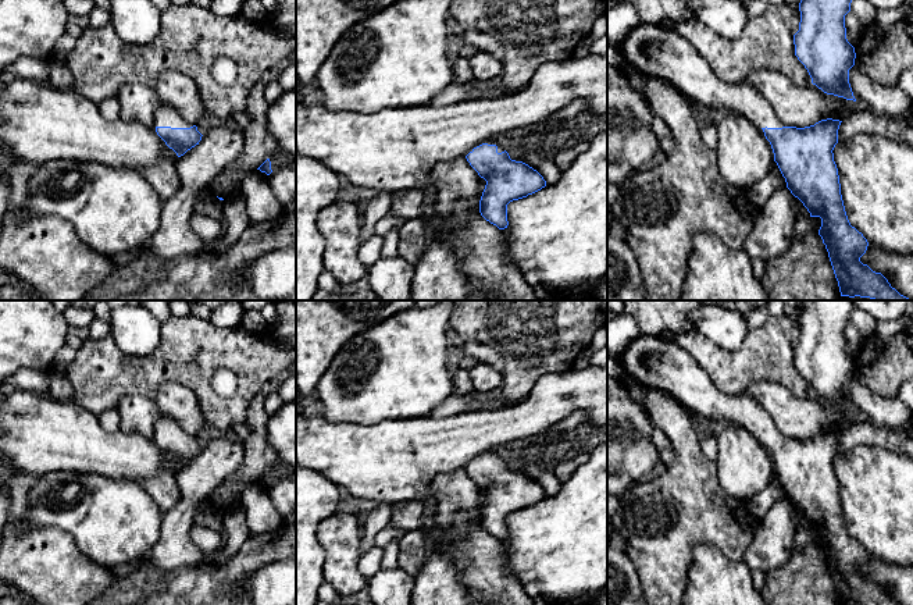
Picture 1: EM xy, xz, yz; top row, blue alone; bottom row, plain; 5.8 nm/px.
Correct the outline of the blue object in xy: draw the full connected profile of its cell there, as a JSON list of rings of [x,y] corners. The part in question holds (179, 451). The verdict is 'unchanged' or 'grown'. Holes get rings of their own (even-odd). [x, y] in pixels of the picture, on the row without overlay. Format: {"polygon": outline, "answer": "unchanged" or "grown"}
{"polygon": [[[158,414],[154,426],[157,446],[172,460],[178,469],[199,456],[201,445],[196,437],[185,433],[171,417]]], "answer": "grown"}

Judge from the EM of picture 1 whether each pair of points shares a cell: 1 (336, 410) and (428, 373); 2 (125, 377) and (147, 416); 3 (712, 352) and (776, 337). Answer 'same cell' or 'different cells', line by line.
1: same cell
2: different cells
3: same cell

